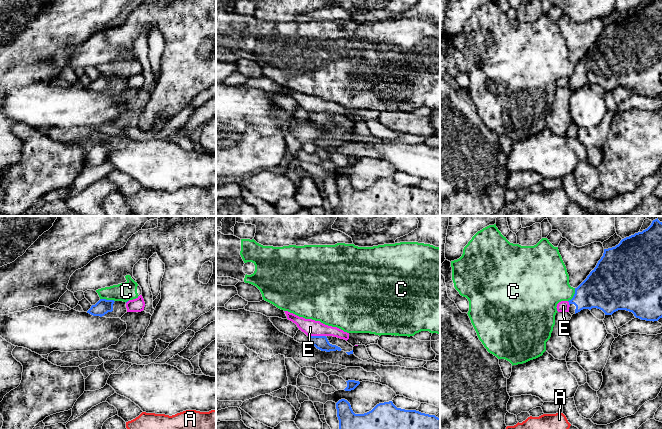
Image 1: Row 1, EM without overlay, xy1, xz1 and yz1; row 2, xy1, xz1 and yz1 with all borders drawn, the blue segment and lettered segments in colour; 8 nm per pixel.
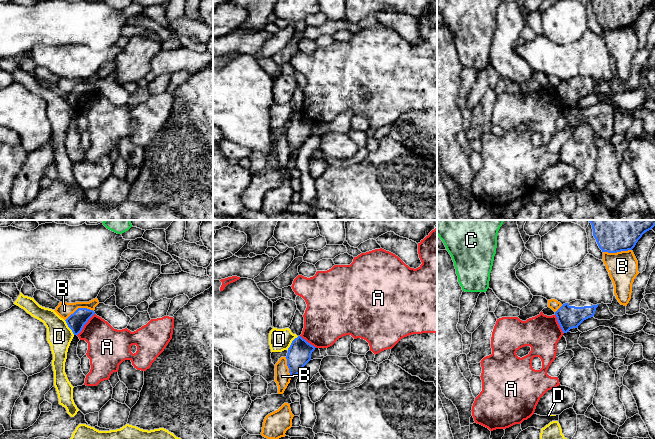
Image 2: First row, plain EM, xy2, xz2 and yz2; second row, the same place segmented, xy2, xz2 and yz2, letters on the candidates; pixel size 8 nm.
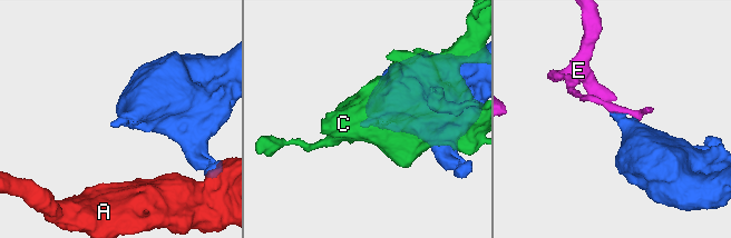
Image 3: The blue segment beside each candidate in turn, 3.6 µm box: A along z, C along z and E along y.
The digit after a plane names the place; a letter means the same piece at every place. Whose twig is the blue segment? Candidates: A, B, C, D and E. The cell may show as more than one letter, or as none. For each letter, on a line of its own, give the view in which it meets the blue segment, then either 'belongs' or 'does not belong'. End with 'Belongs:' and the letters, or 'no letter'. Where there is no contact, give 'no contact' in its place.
A: meets blue in xy2; does not belong
B: meets blue in xy2; does not belong
C: meets blue in xy1; does not belong
D: meets blue in xy2; does not belong
E: meets blue in xz1; does not belong
Belongs: no letter

